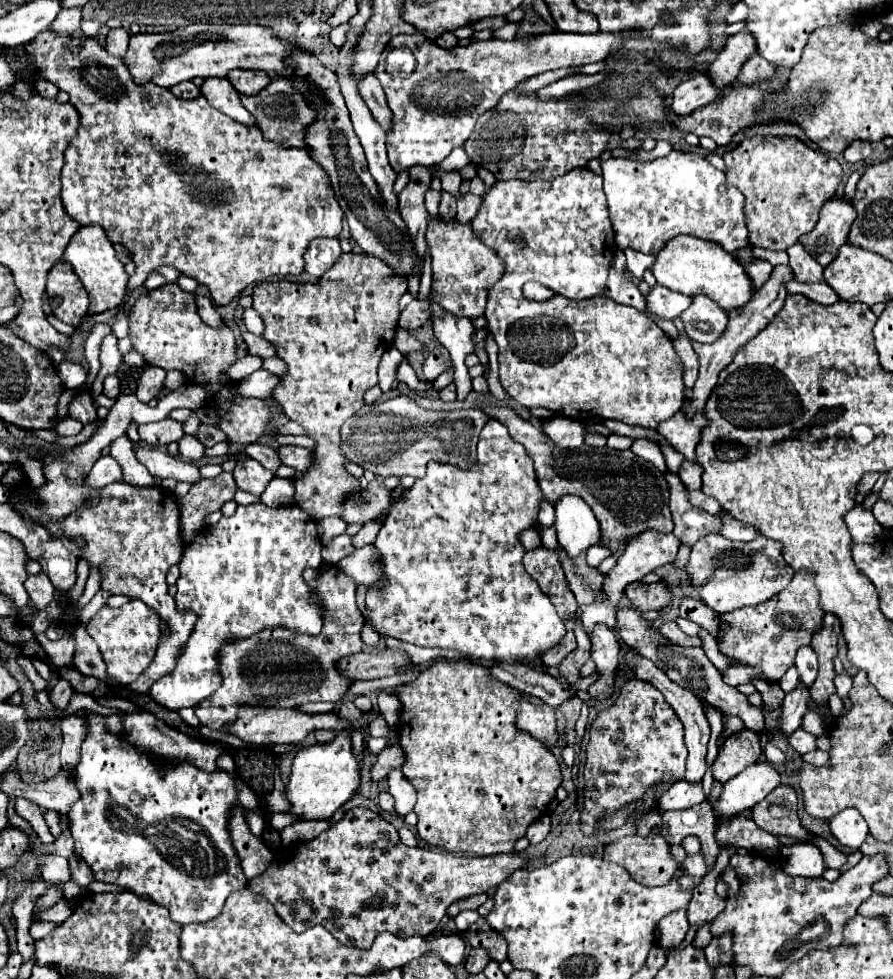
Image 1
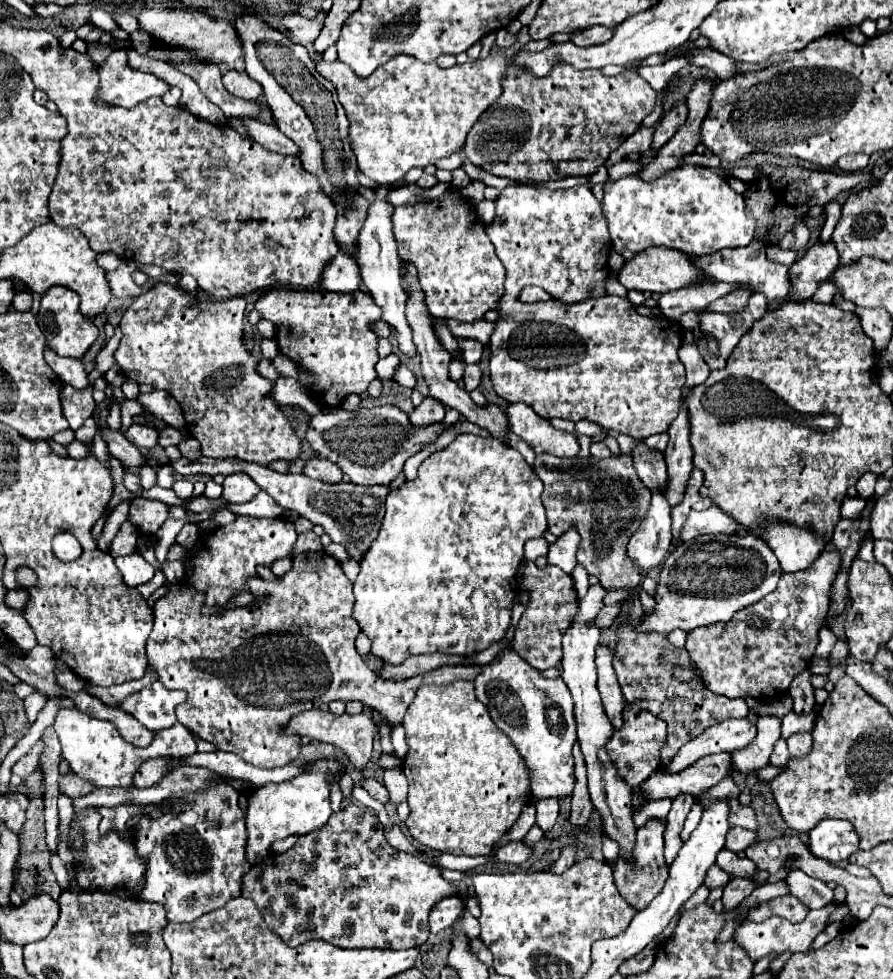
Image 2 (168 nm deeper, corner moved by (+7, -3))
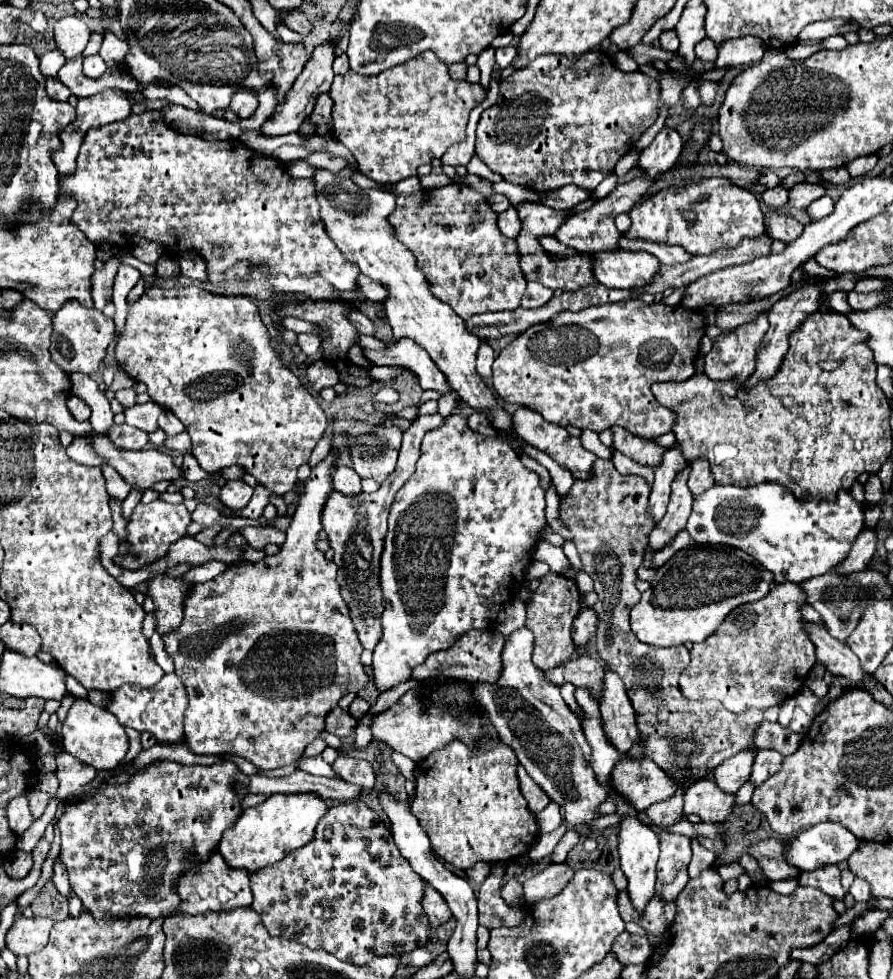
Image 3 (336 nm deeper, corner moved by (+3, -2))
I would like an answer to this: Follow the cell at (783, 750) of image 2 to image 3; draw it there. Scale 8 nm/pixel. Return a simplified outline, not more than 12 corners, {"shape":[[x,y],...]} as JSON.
{"shape":[[758,751],[750,783],[762,785],[780,769],[778,751]]}

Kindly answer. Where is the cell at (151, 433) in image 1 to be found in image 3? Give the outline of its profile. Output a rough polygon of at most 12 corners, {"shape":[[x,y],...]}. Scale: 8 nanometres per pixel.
{"shape":[[126,423],[108,427],[106,435],[116,449],[140,451],[148,433]]}

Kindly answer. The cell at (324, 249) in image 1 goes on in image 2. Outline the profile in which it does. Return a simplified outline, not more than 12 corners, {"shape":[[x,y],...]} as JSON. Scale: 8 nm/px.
{"shape":[[338,252],[322,270],[318,288],[352,292],[360,272]]}

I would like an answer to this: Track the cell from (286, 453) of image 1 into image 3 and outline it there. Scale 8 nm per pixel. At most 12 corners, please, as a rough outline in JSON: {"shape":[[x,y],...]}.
{"shape":[[350,467],[332,475],[342,495],[362,493],[360,477]]}

